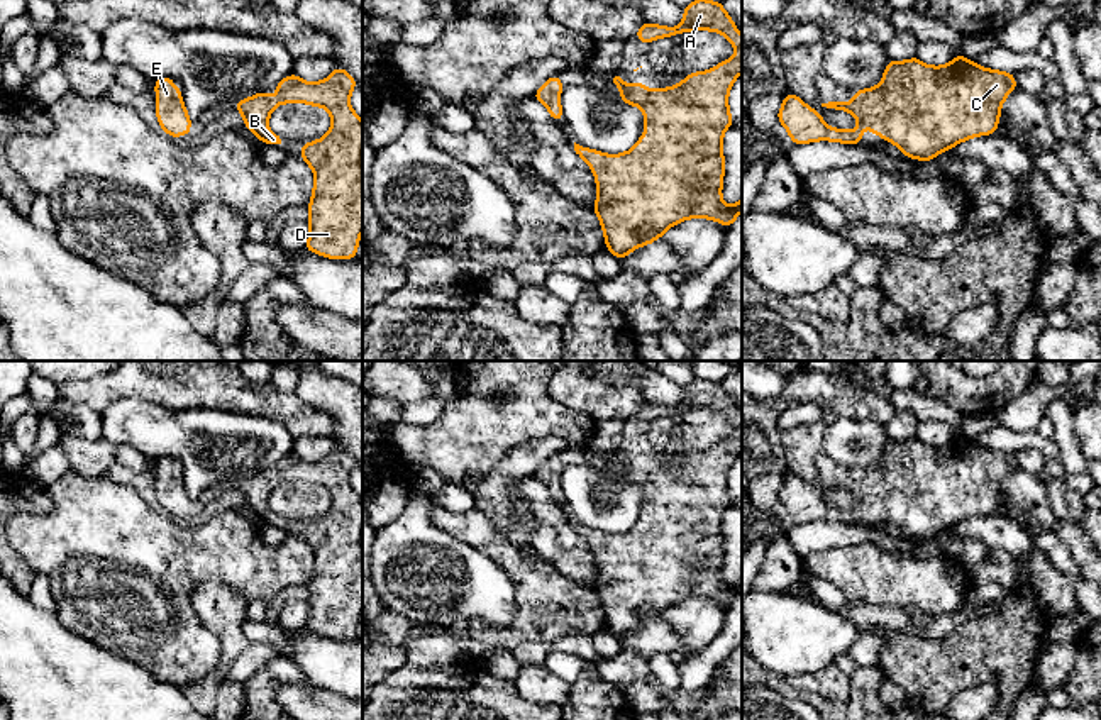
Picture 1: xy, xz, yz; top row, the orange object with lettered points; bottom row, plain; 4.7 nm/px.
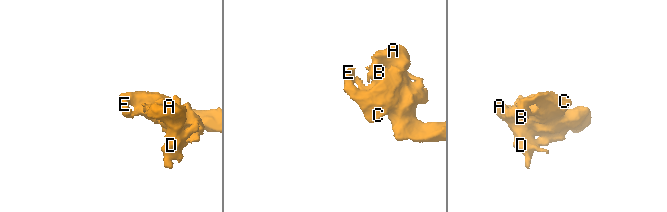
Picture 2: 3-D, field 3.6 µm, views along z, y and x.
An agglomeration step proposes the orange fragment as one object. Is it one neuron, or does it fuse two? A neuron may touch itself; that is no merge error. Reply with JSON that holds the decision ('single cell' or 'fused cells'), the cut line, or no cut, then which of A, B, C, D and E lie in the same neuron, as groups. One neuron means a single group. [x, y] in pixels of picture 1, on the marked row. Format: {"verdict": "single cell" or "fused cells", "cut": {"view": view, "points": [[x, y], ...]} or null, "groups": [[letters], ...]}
{"verdict": "single cell", "cut": null, "groups": [["A", "B", "C", "D", "E"]]}

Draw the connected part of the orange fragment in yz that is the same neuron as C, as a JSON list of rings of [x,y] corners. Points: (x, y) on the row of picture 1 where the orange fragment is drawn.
[[[959,54],[945,66],[928,66],[916,56],[889,59],[877,86],[855,90],[850,103],[822,103],[852,114],[859,120],[857,129],[828,127],[793,93],[786,93],[777,122],[786,127],[793,144],[823,139],[862,144],[867,125],[906,158],[930,161],[959,142],[994,134],[1001,105],[1015,88],[1013,73],[982,68]]]

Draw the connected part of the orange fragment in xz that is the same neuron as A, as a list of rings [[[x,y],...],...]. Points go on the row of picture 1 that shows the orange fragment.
[[[694,0],[684,7],[683,22],[678,27],[664,27],[644,22],[635,37],[649,44],[650,41],[672,37],[681,32],[713,30],[725,36],[737,54],[703,73],[689,73],[672,88],[656,86],[647,90],[645,83],[625,85],[617,73],[610,83],[620,88],[622,103],[644,110],[645,137],[639,137],[635,146],[622,154],[605,154],[586,149],[574,142],[574,151],[591,168],[596,180],[595,213],[605,232],[605,244],[610,252],[622,259],[633,249],[647,246],[672,225],[686,219],[711,219],[727,229],[742,212],[742,198],[735,205],[722,202],[722,185],[725,158],[722,152],[723,132],[733,125],[728,110],[728,91],[742,73],[742,36],[722,2]]]

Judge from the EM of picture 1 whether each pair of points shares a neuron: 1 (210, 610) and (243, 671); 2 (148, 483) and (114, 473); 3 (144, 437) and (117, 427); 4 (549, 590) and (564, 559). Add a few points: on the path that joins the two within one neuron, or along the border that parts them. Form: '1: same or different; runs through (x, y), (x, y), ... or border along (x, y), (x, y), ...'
1: different; border along (251, 642), (221, 681)
2: same; runs through (139, 481), (122, 476)
3: same; runs through (138, 431), (124, 427)
4: different; border along (536, 551), (563, 575), (591, 590)

